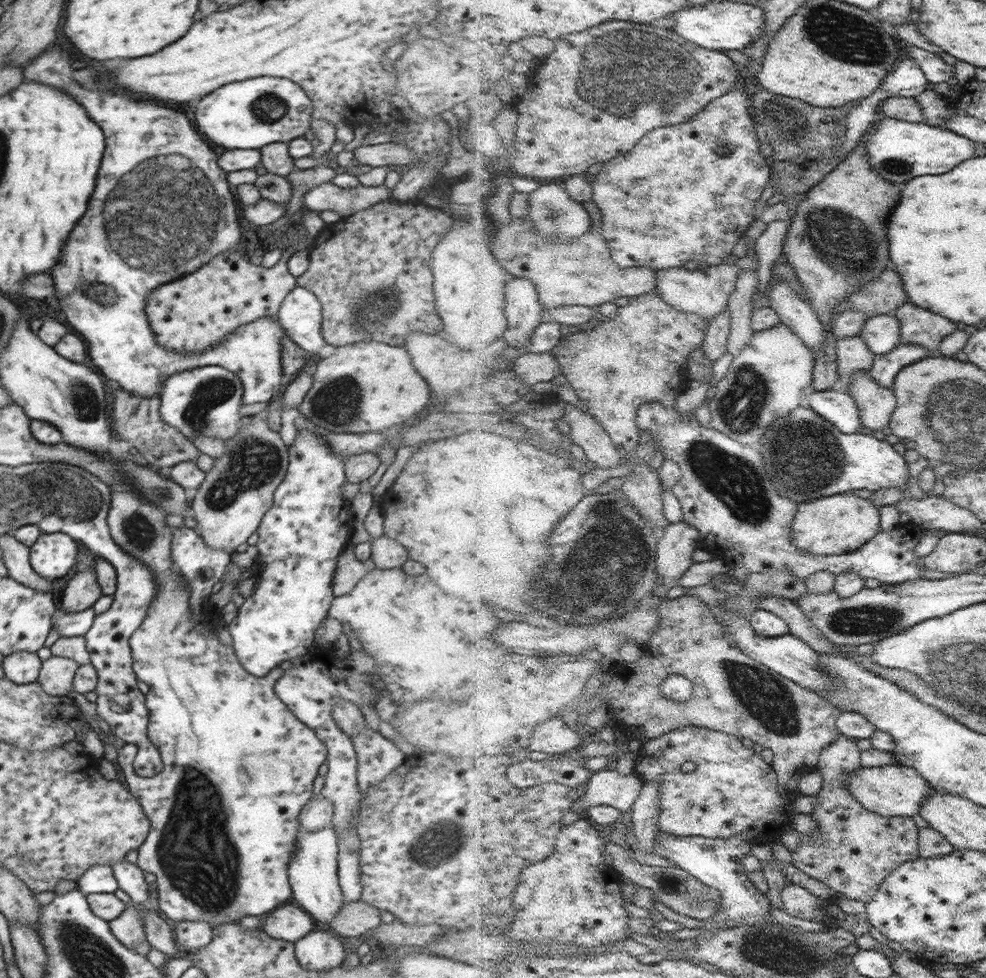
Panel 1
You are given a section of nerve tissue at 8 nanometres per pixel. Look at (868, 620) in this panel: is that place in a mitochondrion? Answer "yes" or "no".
yes

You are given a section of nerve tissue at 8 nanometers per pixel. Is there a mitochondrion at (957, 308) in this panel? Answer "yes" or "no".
no

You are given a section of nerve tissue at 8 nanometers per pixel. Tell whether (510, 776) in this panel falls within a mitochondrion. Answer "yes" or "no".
no

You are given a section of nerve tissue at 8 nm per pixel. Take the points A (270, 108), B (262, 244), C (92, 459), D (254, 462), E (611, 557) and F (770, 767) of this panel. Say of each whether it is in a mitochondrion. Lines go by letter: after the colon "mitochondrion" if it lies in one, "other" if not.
A: mitochondrion
B: other
C: mitochondrion
D: mitochondrion
E: mitochondrion
F: other

